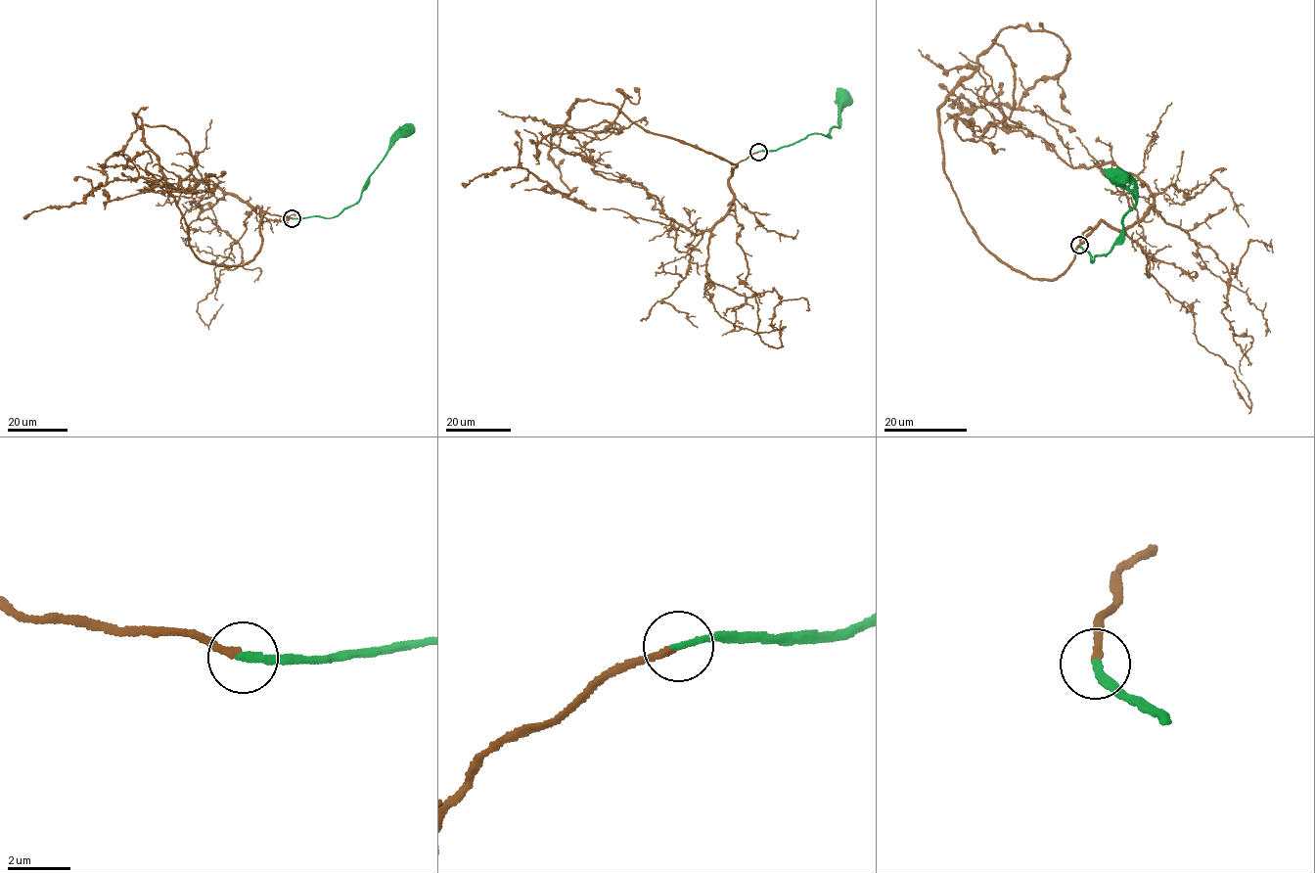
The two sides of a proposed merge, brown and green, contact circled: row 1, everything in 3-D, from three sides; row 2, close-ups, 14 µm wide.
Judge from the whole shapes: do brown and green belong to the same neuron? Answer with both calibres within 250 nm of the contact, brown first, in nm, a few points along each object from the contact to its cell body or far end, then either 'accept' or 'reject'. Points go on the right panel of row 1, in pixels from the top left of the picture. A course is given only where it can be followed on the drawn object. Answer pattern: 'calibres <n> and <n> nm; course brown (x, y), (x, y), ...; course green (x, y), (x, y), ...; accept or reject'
calibres 240 and 240 nm; course brown (1079, 244), (1045, 279), (982, 246), (937, 122), (1002, 29), (1063, 41), (1020, 105), (947, 106); course green (1079, 246), (1094, 262), (1095, 256), (1110, 251), (1120, 233), (1120, 221), (1136, 202), (1117, 174); accept

